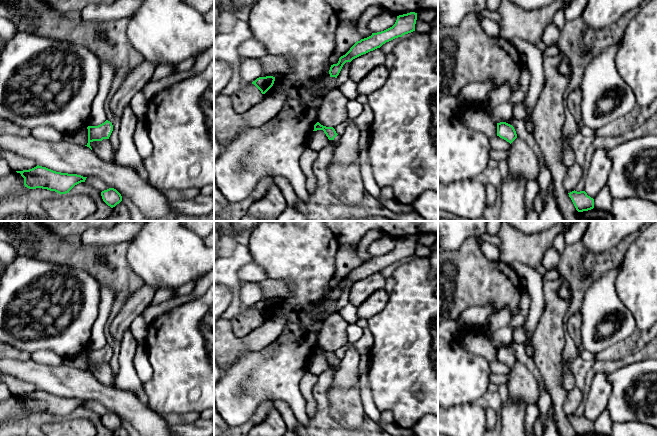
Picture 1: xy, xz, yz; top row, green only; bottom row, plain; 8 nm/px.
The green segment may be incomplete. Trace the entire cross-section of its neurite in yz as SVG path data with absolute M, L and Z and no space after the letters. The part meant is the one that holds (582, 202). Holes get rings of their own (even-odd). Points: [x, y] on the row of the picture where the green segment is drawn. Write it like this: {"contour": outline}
{"contour": "M572 191L569 194L578 212L588 211L594 208L594 199L587 195L585 191Z"}

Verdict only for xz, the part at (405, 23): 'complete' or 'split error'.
complete

